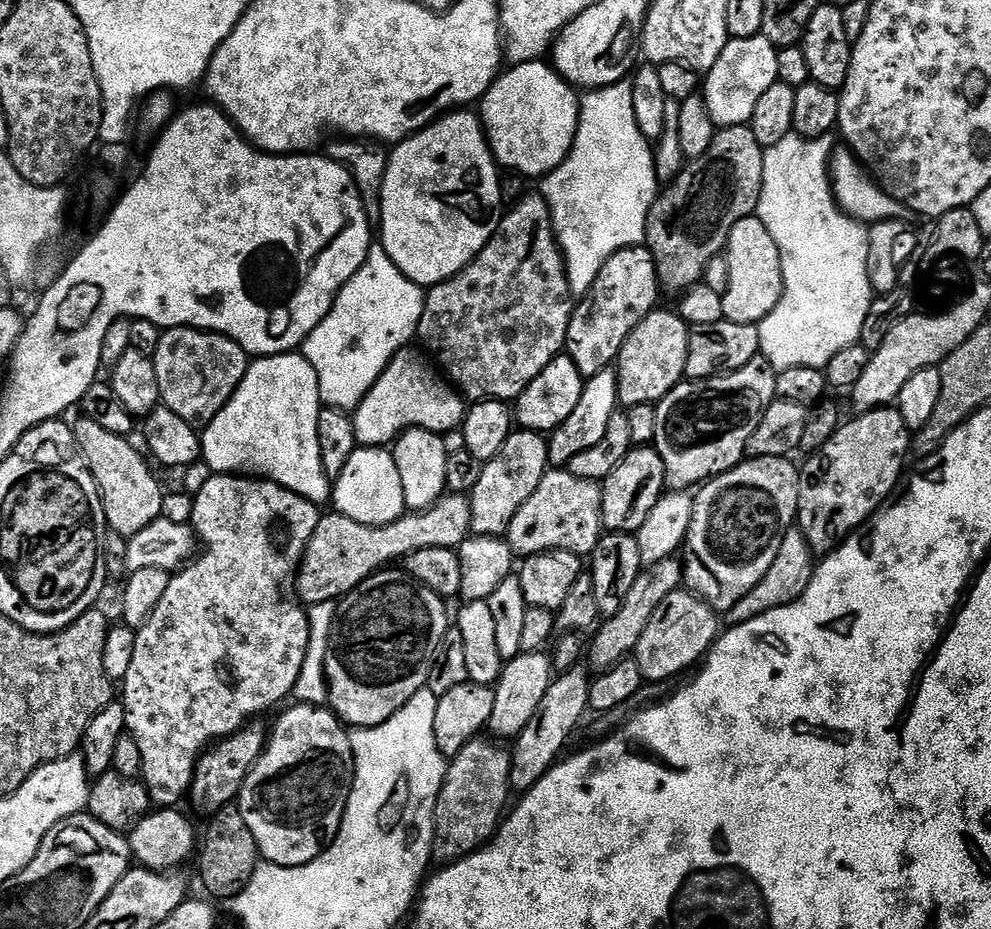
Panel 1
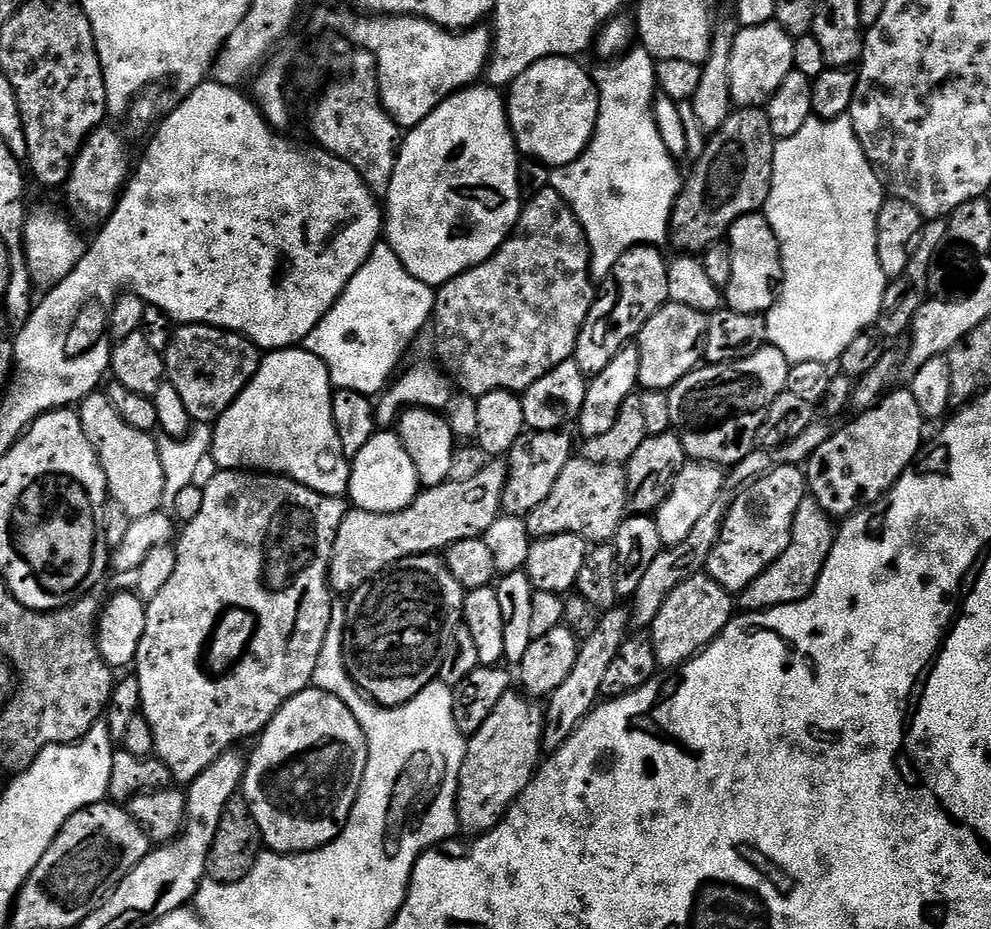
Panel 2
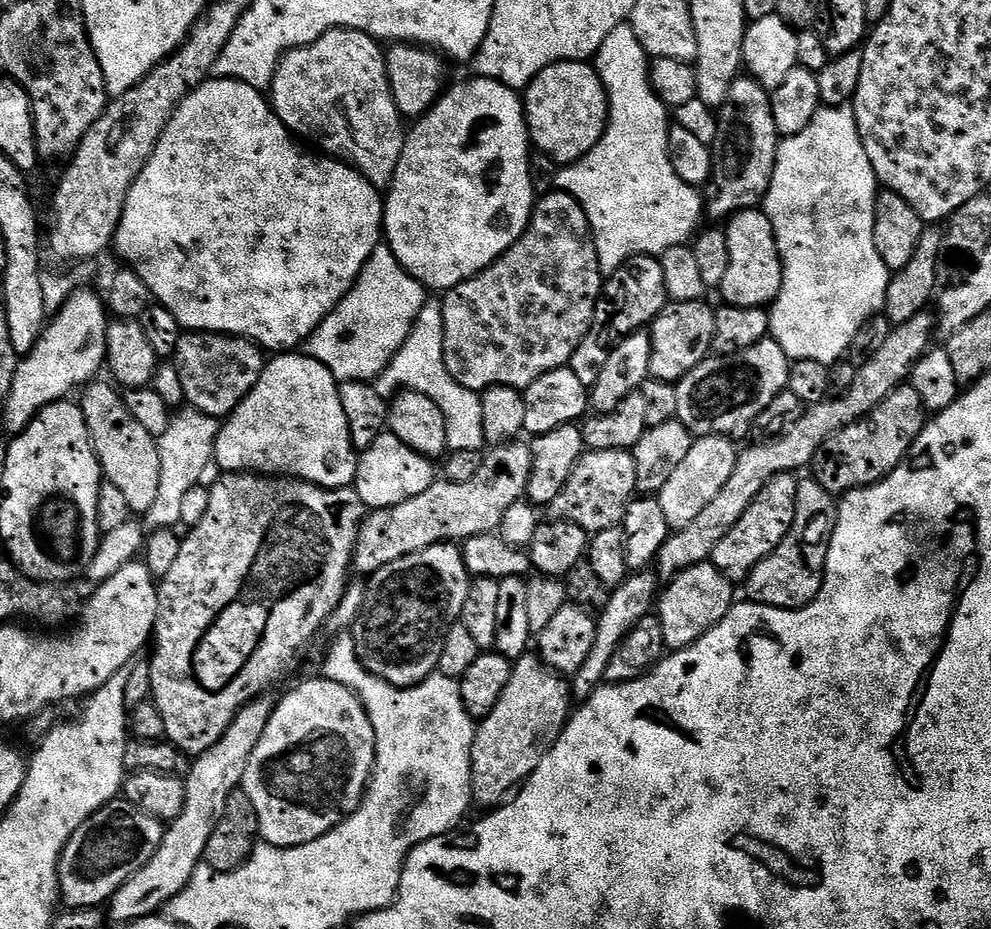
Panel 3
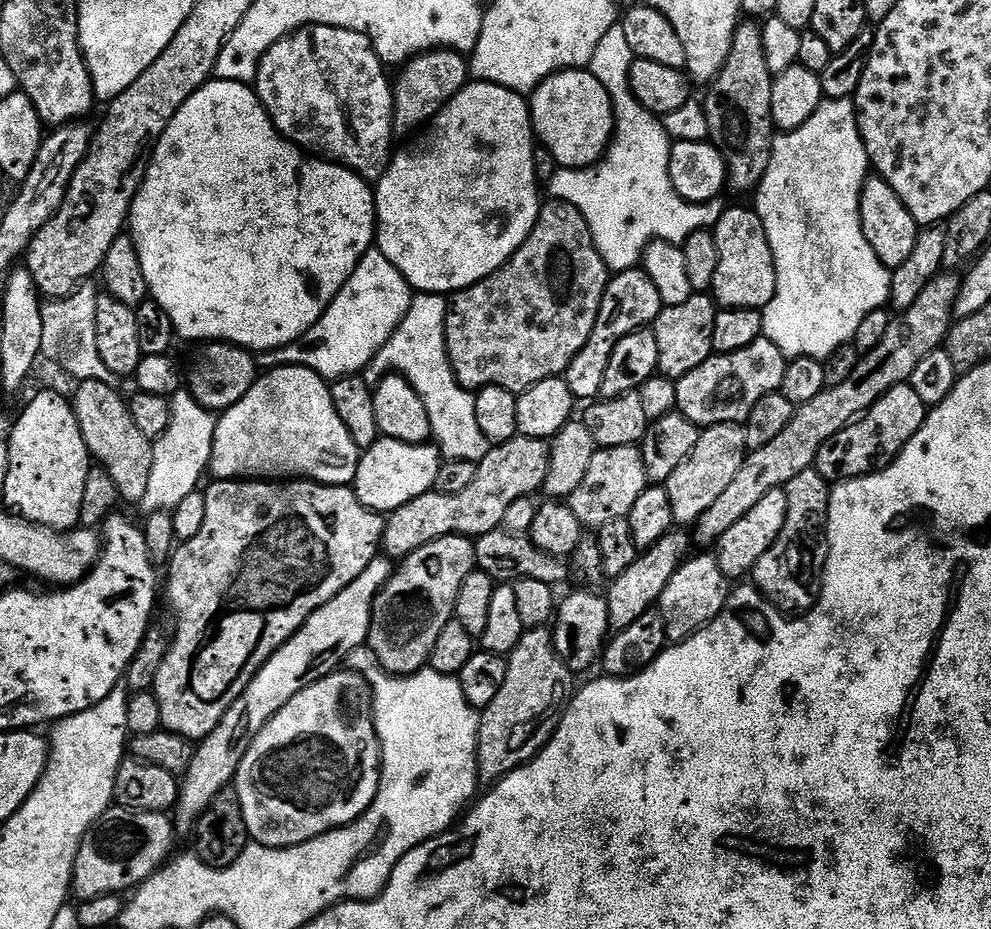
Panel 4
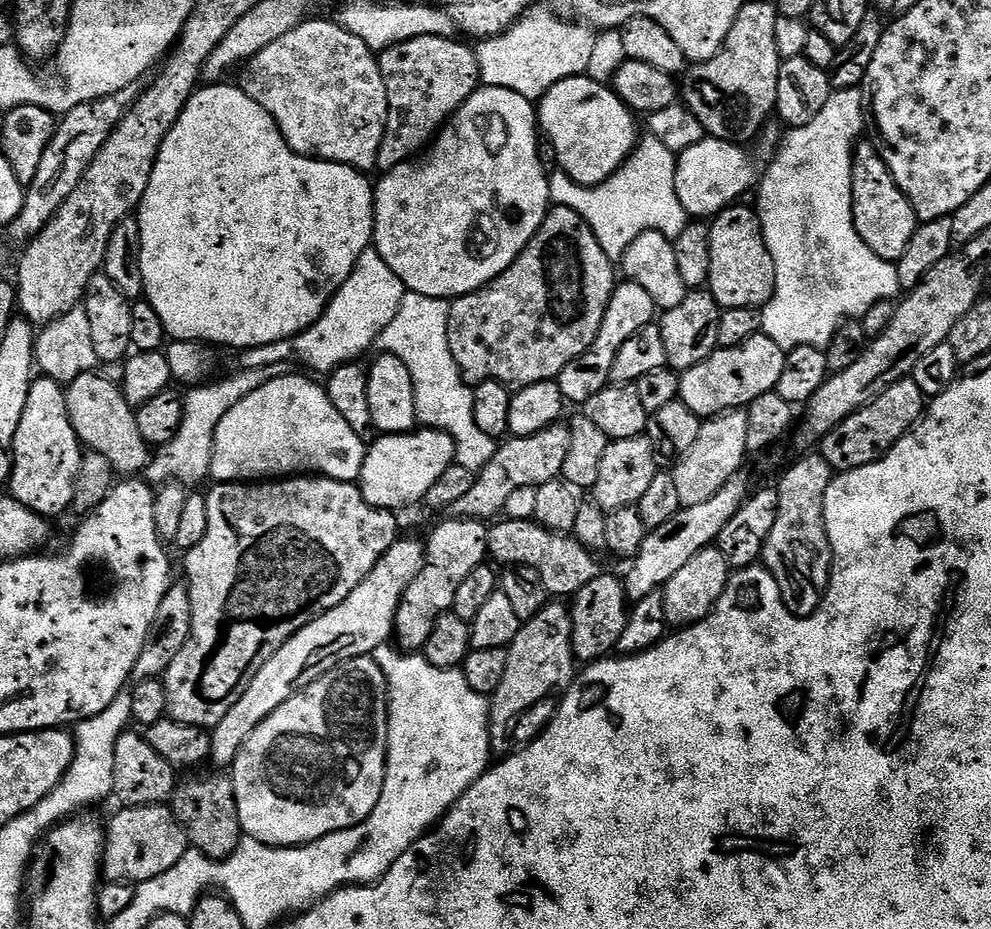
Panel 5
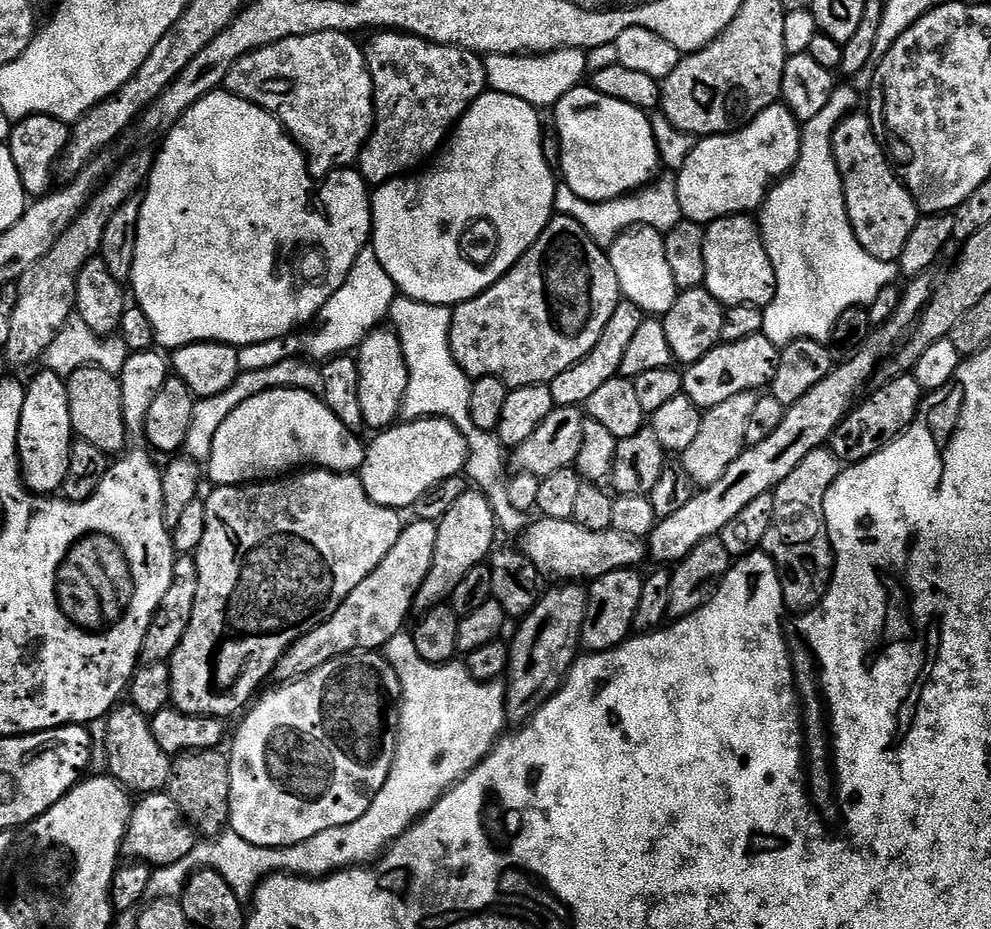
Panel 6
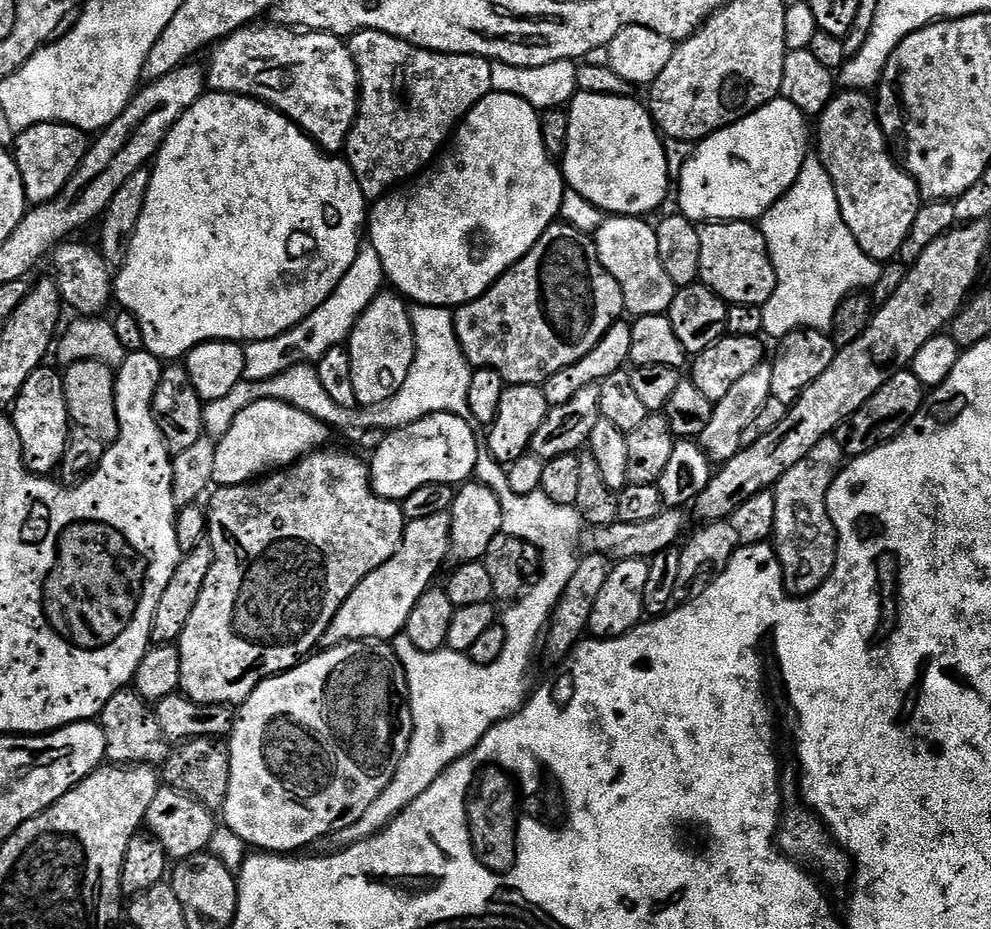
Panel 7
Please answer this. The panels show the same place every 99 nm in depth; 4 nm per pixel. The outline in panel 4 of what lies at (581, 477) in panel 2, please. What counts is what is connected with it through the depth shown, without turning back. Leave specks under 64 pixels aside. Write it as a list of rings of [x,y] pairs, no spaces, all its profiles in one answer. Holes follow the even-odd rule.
[[[636,444],[622,446],[604,446],[590,458],[590,467],[586,470],[586,478],[582,478],[578,490],[569,496],[568,507],[578,514],[581,525],[588,530],[599,530],[606,522],[614,522],[627,518],[630,510],[634,510],[634,502],[650,487],[650,481],[644,469],[644,456]]]

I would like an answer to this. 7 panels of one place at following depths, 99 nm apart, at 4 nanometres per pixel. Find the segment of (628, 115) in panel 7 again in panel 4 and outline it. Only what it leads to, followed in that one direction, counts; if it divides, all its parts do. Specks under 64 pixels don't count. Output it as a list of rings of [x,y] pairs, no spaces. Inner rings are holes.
[[[565,70],[545,78],[530,93],[530,111],[535,139],[548,147],[561,168],[588,168],[597,164],[608,151],[616,130],[610,94],[588,70]]]

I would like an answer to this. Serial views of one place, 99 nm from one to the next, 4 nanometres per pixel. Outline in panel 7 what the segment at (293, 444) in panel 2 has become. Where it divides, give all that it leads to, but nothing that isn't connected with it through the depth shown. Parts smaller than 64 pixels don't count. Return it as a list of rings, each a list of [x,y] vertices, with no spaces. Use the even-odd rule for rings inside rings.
[[[254,402],[254,406],[246,406],[246,410],[242,410],[242,414],[234,418],[230,430],[226,430],[226,434],[219,437],[214,458],[214,481],[217,485],[232,488],[236,484],[247,484],[257,478],[263,478],[281,468],[290,468],[310,453],[321,451],[327,445],[324,443],[327,442],[328,435],[330,429],[327,424],[286,402]]]

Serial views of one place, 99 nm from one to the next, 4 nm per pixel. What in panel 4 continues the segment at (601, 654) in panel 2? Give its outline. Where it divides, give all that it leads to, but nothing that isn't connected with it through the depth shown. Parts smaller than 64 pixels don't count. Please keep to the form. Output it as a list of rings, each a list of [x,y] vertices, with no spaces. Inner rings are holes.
[[[673,530],[666,533],[662,538],[658,538],[658,542],[654,542],[654,546],[643,549],[637,555],[634,566],[627,568],[623,574],[611,577],[609,584],[612,585],[609,586],[608,592],[606,591],[610,629],[616,632],[626,630],[626,626],[631,626],[637,618],[642,618],[642,614],[653,611],[659,605],[662,590],[666,590],[670,578],[674,578],[674,574],[689,555],[690,536],[684,532],[687,531]]]

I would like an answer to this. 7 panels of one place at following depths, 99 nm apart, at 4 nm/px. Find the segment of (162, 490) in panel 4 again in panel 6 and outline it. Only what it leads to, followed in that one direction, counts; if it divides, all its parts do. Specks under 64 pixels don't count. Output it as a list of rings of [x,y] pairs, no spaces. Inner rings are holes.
[[[289,358],[278,362],[278,366],[266,366],[266,370],[250,370],[249,372],[241,372],[238,379],[233,384],[226,386],[226,390],[222,390],[222,394],[214,394],[205,400],[197,399],[194,406],[194,419],[190,421],[190,434],[186,434],[186,442],[183,451],[191,460],[197,462],[207,462],[212,453],[212,439],[214,434],[218,434],[218,426],[222,426],[222,422],[226,422],[226,418],[230,418],[230,414],[234,414],[234,410],[238,410],[238,406],[242,406],[242,402],[246,402],[246,398],[254,398],[258,394],[262,394],[266,390],[278,390],[279,388],[308,388],[308,368],[296,358]]]

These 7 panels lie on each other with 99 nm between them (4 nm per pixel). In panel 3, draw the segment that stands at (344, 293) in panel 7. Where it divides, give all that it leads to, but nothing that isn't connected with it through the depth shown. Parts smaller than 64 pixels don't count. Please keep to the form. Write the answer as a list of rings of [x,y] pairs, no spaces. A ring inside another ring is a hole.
[[[380,243],[372,256],[364,264],[352,289],[340,299],[337,306],[329,316],[317,326],[316,331],[306,341],[307,355],[313,356],[322,366],[332,371],[337,381],[362,380],[365,382],[375,381],[376,377],[383,372],[394,358],[394,354],[406,340],[412,323],[416,320],[417,314],[422,310],[426,299],[426,289],[416,279],[404,271],[399,262],[394,258],[387,243]]]

